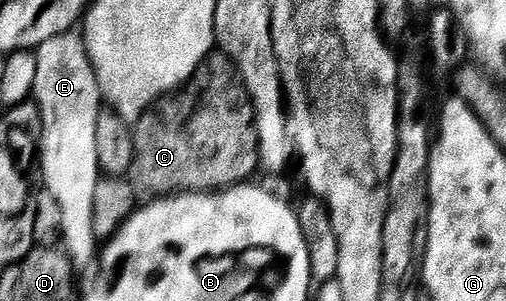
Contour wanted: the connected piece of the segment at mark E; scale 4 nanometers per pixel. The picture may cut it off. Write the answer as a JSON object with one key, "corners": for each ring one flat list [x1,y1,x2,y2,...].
{"corners":[[68,33,49,37,34,52,37,63,37,75,33,92,34,102,40,111,39,163,43,166,43,183,46,194,57,197,57,205,61,205,61,236,62,246,65,248,72,264,76,268,87,267,96,262,97,240,93,233,93,203,94,193,101,180,101,172,97,157,97,121,99,112,105,100,99,90,99,79,95,75,95,67,91,63,91,55,87,51,87,44,82,34]]}

